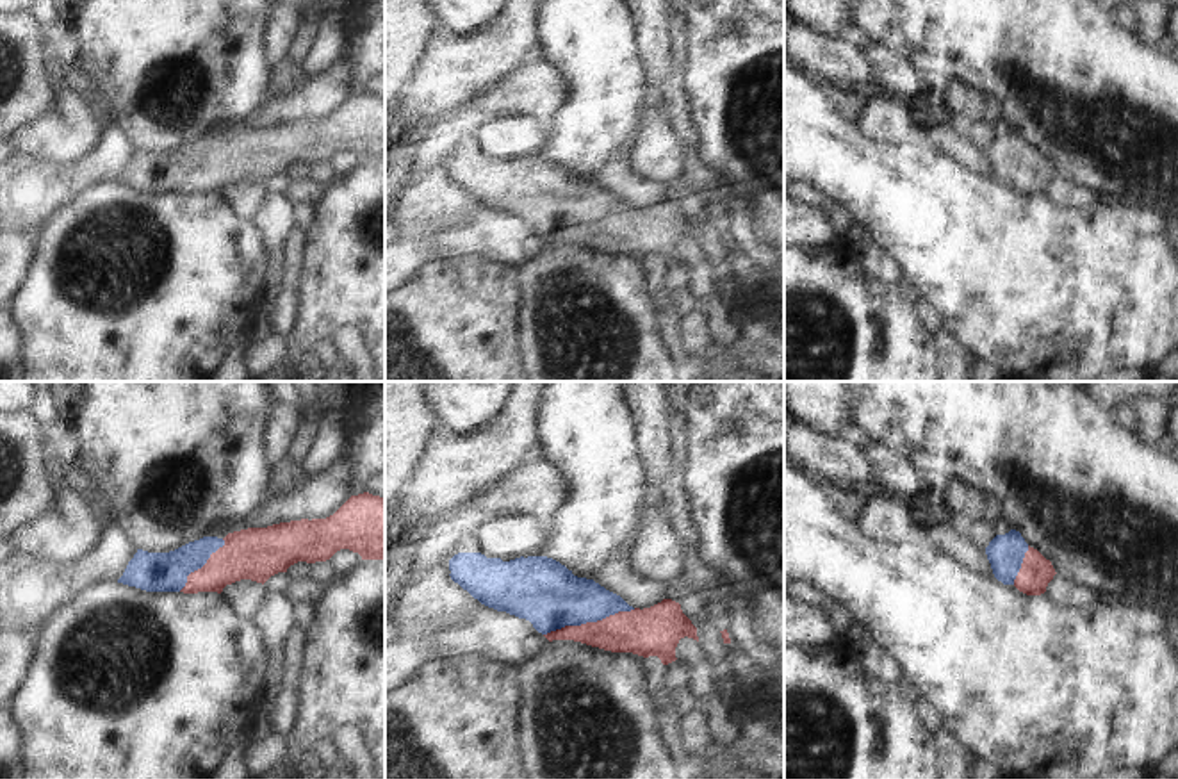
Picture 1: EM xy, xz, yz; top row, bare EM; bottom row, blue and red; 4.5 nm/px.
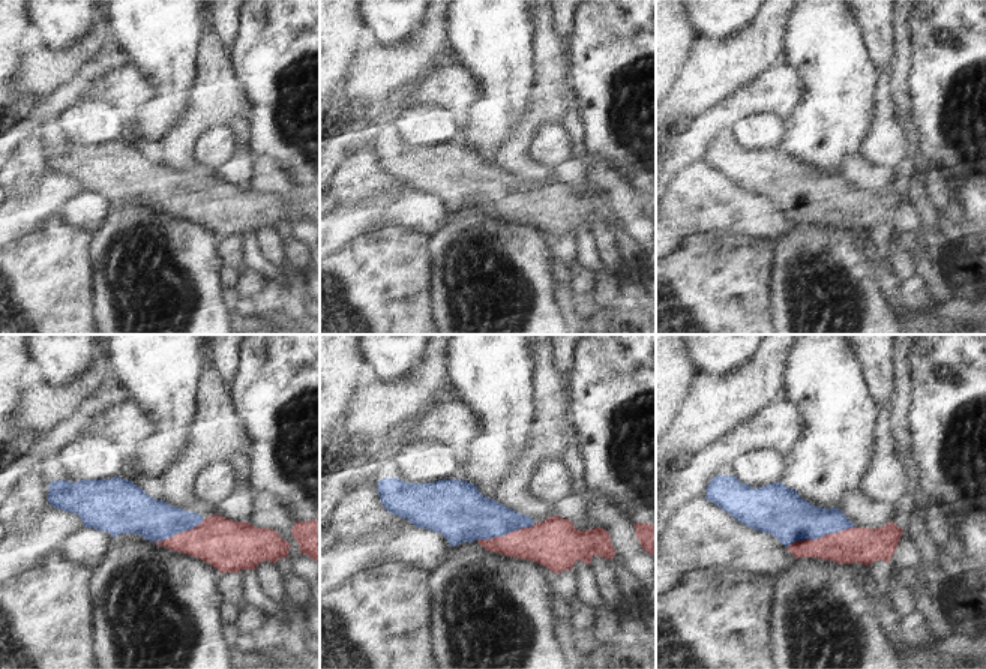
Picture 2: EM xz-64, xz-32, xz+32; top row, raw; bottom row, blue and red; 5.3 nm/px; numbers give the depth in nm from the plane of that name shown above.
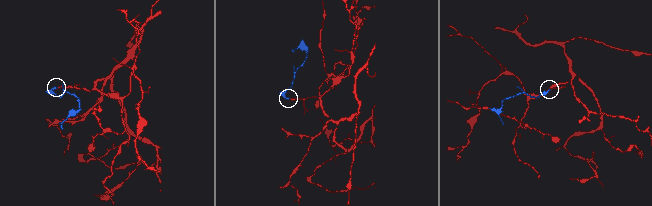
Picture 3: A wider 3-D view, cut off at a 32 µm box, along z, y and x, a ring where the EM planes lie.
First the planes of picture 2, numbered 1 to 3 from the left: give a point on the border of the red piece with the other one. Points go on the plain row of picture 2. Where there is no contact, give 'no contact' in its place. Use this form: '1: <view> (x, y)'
1: xz-64 (180, 195)
2: xz-32 (506, 198)
3: xz+32 (821, 200)

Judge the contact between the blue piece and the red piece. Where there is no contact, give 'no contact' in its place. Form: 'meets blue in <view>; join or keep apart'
meets blue in xz; join

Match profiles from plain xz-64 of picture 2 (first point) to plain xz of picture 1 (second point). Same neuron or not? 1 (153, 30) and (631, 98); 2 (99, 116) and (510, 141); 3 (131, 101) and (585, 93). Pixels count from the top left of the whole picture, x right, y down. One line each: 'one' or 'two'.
1: one
2: one
3: two

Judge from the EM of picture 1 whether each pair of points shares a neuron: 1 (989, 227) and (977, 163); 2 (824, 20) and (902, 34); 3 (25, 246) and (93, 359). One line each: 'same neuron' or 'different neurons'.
1: different neurons
2: different neurons
3: different neurons

